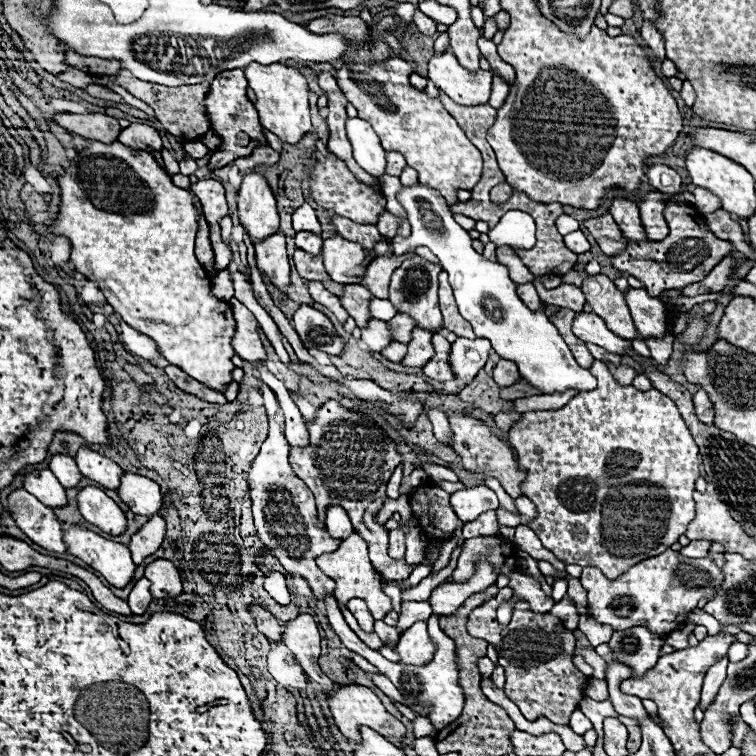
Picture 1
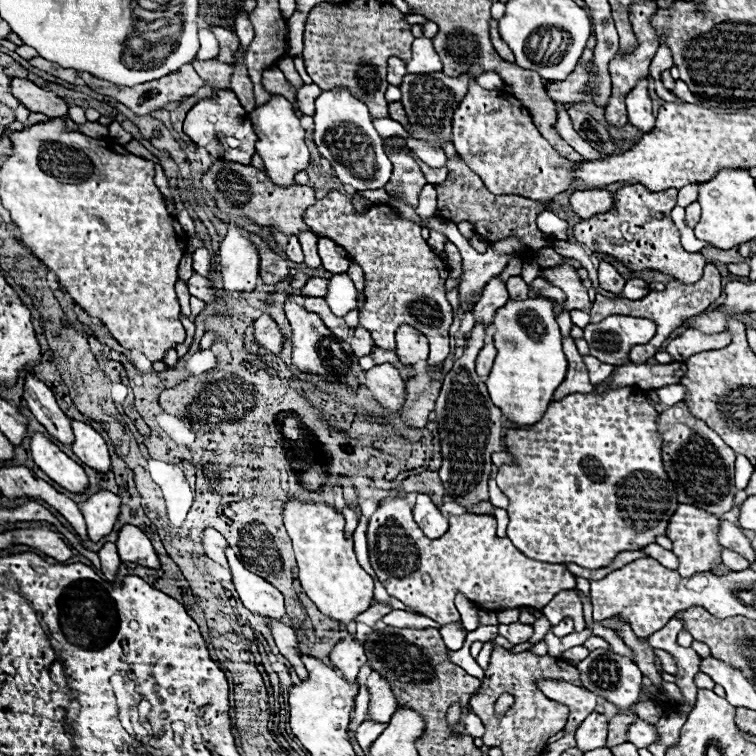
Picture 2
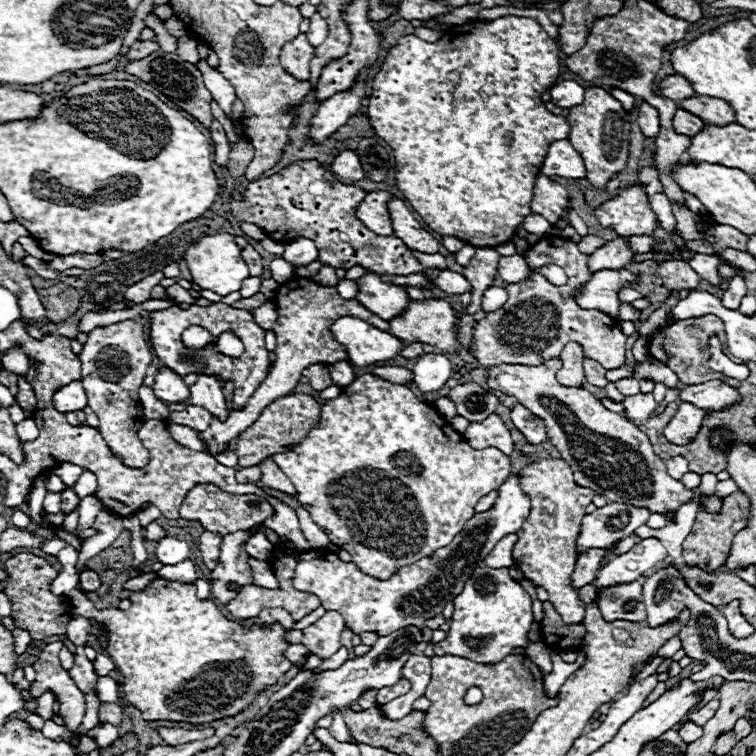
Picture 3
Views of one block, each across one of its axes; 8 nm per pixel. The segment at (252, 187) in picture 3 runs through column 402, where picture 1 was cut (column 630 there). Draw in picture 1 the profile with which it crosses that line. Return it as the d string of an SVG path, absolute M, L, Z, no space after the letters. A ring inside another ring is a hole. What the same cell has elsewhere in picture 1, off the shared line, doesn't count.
M668 204L664 210L666 222L670 226L670 234L662 242L628 242L628 248L612 258L612 266L620 272L626 272L644 282L644 288L652 298L658 298L666 290L682 290L688 284L704 280L708 272L730 254L732 244L716 238L704 224L702 214L694 206Z

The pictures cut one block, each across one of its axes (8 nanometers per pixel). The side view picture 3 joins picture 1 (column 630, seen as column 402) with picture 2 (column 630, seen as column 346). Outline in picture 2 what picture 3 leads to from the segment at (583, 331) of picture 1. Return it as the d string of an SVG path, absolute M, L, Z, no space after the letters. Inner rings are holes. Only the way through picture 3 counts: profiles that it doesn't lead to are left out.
M608 316L598 324L584 328L584 340L590 346L590 354L606 364L626 364L630 350L638 344L646 344L656 334L656 324L648 318L634 316Z

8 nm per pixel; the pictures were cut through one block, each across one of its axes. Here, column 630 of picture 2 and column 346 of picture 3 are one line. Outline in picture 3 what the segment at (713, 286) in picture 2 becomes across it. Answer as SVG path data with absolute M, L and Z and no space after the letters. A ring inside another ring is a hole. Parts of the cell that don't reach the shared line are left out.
M292 276L288 282L294 282L294 284L280 286L278 290L290 290L290 292L274 296L274 304L278 306L278 320L276 320L276 324L272 328L274 334L276 334L276 340L278 340L276 342L276 362L272 362L270 374L266 376L262 386L258 386L258 390L250 396L244 410L228 412L226 422L214 420L210 424L210 428L206 428L202 432L202 440L208 446L206 452L210 452L212 456L222 454L226 450L228 442L232 438L238 438L238 434L242 434L250 424L254 424L254 420L260 416L260 412L270 402L292 394L292 390L296 388L304 368L308 368L310 364L336 364L338 360L348 360L346 348L342 348L342 344L338 344L334 340L332 332L330 332L330 324L334 324L334 320L338 320L338 316L358 316L358 318L368 320L370 324L382 328L384 332L390 332L390 326L382 318L372 314L358 300L340 298L338 292L334 288L330 288L330 286L320 286L320 284L312 282L312 280L298 278L298 276ZM300 282L310 282L310 284L302 286Z

